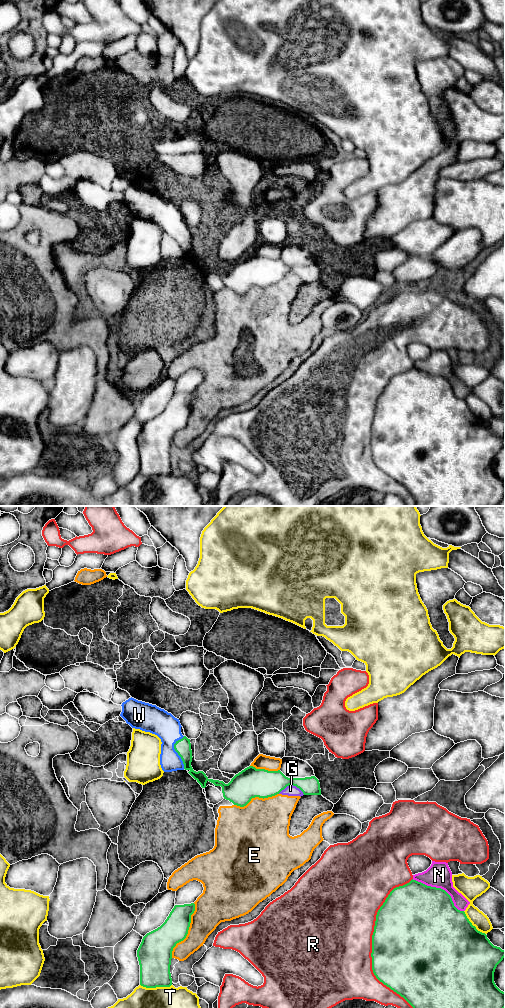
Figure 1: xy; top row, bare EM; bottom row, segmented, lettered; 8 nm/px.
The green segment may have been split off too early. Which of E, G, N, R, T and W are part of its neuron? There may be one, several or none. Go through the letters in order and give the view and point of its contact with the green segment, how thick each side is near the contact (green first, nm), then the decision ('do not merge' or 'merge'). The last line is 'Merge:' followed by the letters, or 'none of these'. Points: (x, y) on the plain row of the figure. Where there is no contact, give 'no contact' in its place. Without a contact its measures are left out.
E: meets green in xy at (187, 419); 240 nm thick on the green side, 260 nm on the other; do not merge
G: meets green in xy at (291, 272); 220 nm thick on the green side, 90 nm on the other; do not merge
N: meets green in xy at (440, 376); 480 nm thick on the green side, 200 nm on the other; do not merge
R: meets green in xy at (372, 435); 500 nm thick on the green side, 500 nm on the other; do not merge
T: meets green in xy at (156, 474); 280 nm thick on the green side, 480 nm on the other; do not merge
W: meets green in xy at (176, 239); 130 nm thick on the green side, 200 nm on the other; do not merge
Merge: none of these

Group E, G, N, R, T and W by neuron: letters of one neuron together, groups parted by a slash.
E G W / N / R / T

